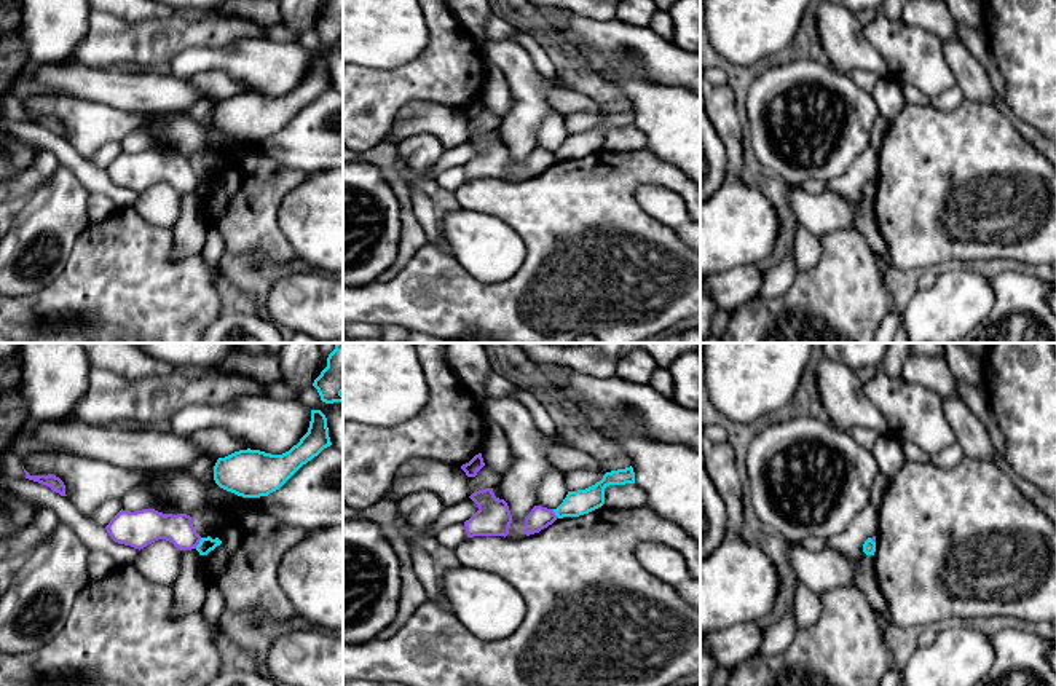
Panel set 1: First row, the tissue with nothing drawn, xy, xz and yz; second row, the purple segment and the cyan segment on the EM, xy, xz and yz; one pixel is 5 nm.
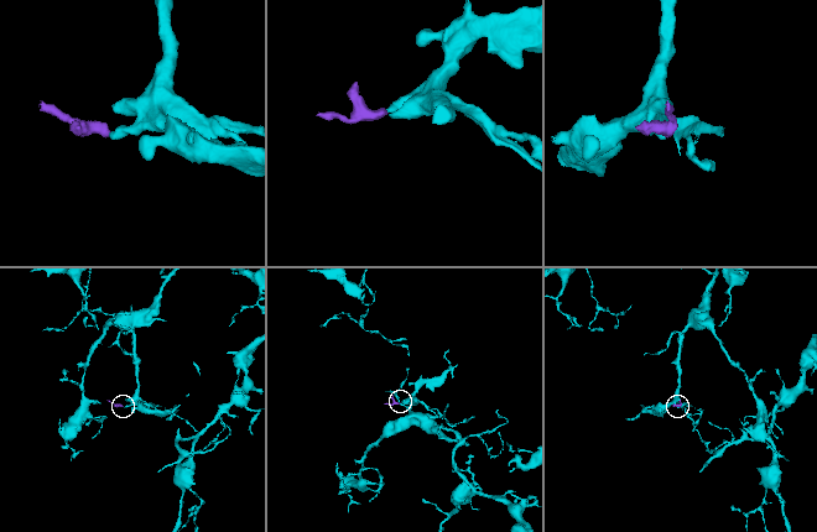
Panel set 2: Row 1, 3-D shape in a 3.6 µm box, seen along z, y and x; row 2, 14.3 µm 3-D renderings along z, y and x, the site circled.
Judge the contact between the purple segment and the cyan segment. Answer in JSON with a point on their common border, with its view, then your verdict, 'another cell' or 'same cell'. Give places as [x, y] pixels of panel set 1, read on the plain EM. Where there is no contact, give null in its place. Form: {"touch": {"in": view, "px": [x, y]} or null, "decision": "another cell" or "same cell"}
{"touch": {"in": "xy", "px": [198, 185]}, "decision": "another cell"}

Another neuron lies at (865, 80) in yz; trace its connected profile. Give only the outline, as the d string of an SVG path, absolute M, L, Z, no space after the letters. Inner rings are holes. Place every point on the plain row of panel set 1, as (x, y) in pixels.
M852 70L847 73L847 77L865 93L869 93L874 89L877 81L881 80L879 75L873 72L865 72L865 70Z

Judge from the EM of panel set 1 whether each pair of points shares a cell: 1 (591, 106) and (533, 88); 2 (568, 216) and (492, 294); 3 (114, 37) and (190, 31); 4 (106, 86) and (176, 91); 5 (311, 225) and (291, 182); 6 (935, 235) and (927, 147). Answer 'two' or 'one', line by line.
1: two
2: one
3: one
4: one
5: two
6: one

